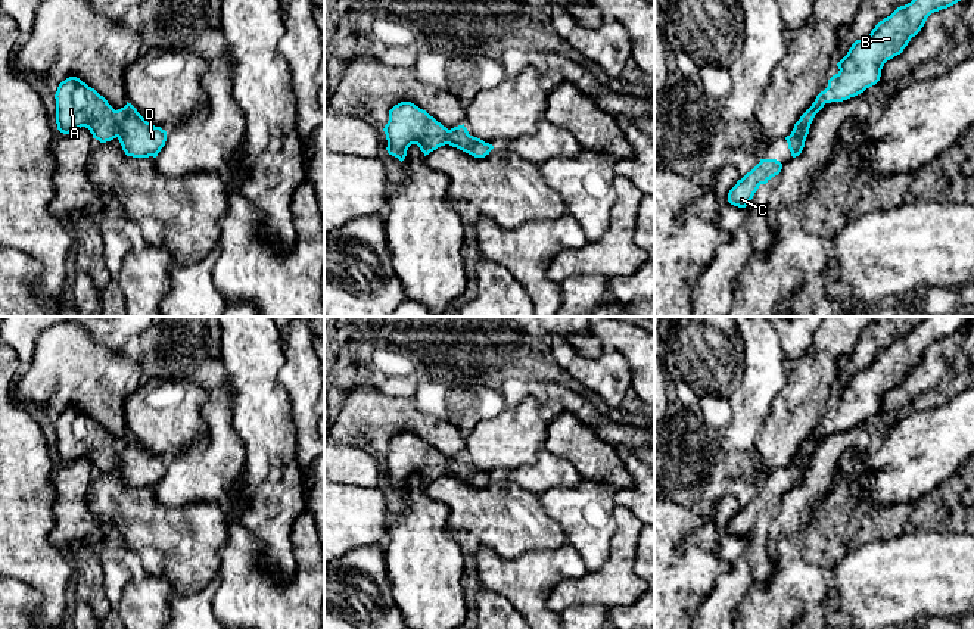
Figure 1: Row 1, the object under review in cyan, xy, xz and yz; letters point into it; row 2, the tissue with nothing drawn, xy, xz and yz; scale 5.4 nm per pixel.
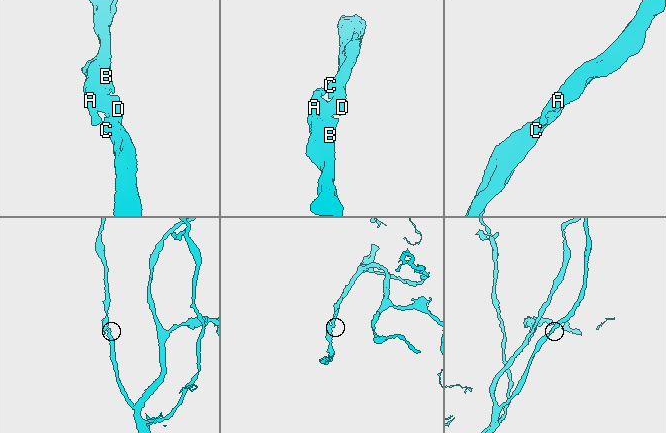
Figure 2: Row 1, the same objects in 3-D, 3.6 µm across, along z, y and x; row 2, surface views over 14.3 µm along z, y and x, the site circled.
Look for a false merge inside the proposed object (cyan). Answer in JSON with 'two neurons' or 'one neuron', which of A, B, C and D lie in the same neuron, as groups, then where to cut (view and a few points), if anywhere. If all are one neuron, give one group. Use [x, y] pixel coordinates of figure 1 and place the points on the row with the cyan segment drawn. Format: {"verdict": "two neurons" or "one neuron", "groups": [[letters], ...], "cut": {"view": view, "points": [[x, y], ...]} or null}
{"verdict": "one neuron", "groups": [["A", "B", "C", "D"]], "cut": null}

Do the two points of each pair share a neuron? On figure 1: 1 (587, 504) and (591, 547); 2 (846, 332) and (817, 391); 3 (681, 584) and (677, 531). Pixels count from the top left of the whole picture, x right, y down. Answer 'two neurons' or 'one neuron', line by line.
1: one neuron
2: one neuron
3: one neuron

